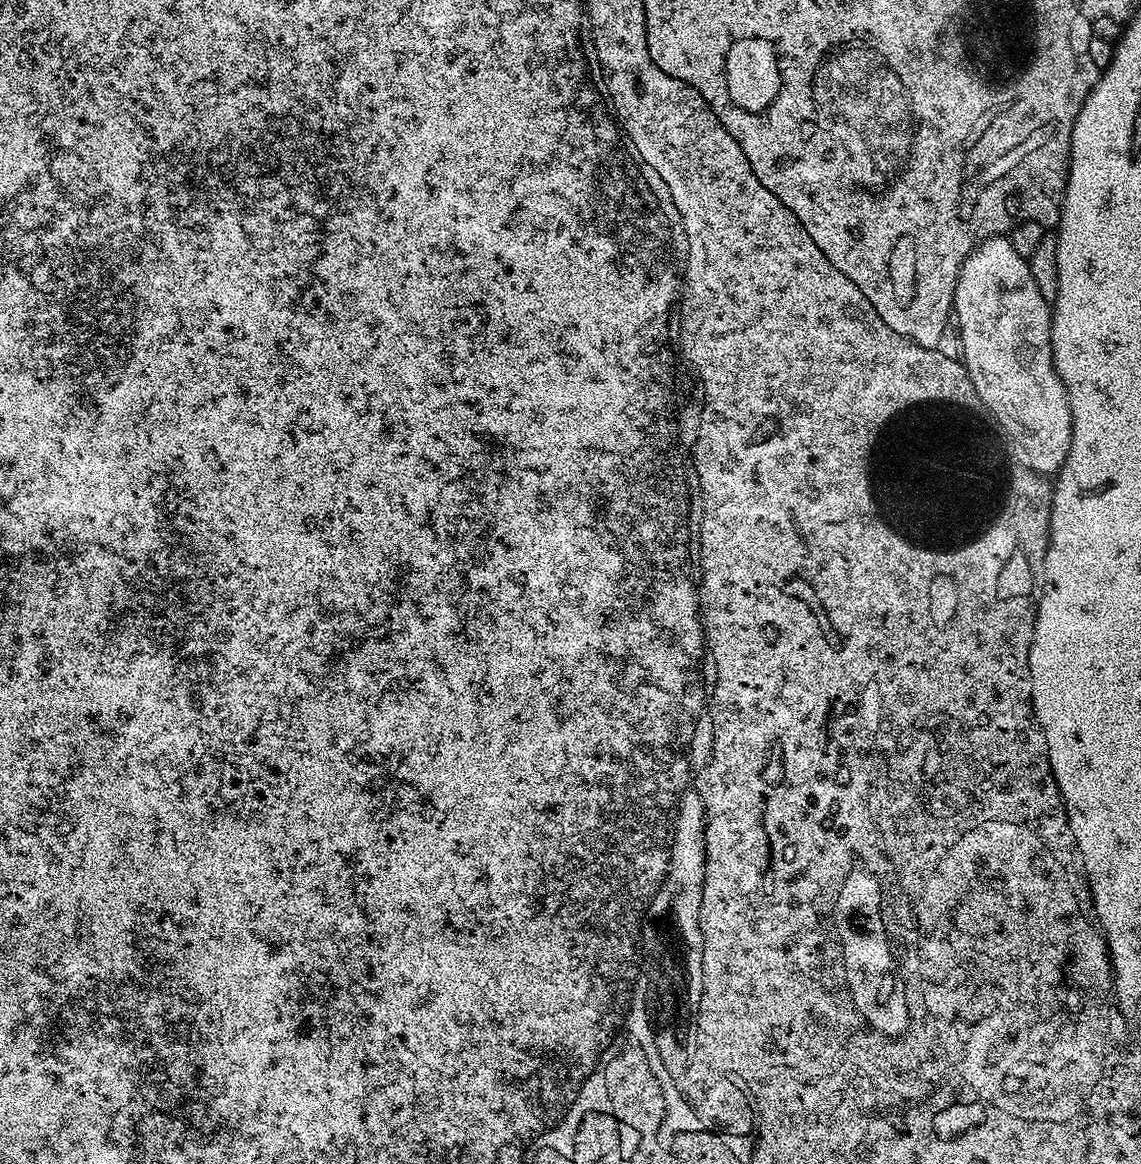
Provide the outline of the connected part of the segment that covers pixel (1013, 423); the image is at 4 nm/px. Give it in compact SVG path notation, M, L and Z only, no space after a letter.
M1007 235L983 240L966 258L966 262L962 262L960 272L956 275L952 307L955 327L956 324L960 327L959 355L965 370L970 374L970 382L974 382L978 398L982 398L990 414L1000 423L1005 437L1015 445L1018 452L1020 447L1019 455L1024 463L1041 476L1051 477L1060 471L1066 462L1066 454L1070 454L1070 402L1052 357L1051 307L1046 298L1042 298L1042 290L1038 290L1035 284L1027 259L1018 254L1018 250L1014 250Z

